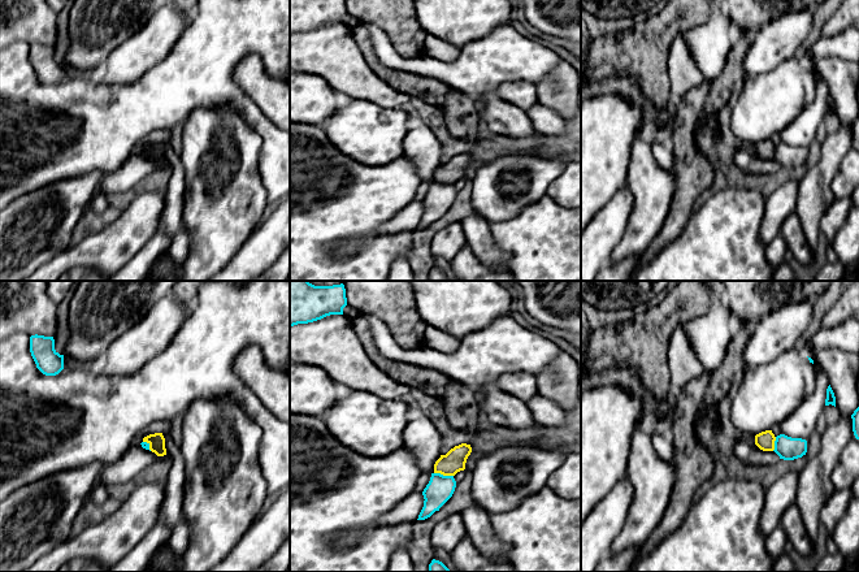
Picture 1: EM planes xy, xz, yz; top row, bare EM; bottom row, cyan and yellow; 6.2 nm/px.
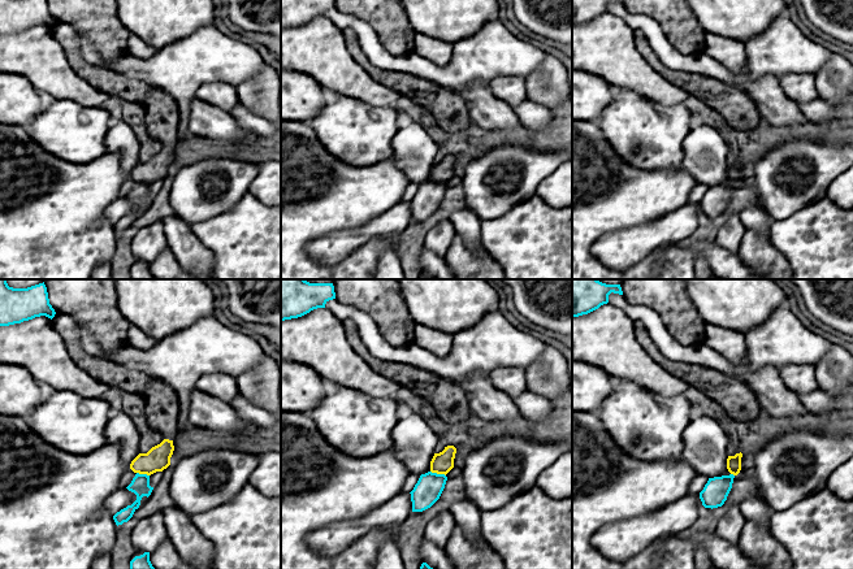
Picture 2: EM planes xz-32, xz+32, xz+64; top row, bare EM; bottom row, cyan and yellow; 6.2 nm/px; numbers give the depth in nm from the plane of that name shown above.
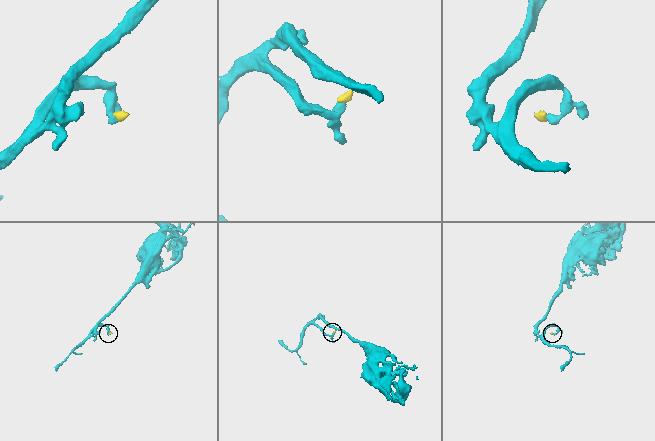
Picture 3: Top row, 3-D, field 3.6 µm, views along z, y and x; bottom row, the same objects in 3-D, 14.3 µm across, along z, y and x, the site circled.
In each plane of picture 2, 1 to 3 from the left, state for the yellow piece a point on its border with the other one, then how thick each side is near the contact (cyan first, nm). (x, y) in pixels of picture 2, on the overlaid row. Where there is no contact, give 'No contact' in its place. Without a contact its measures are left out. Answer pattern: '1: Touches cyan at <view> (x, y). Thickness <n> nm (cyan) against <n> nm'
1: Touches cyan at xz-32 (143, 474). Thickness 120 nm (cyan) against 150 nm
2: Touches cyan at xz+32 (438, 474). Thickness 170 nm (cyan) against 140 nm
3: Touches cyan at xz+64 (732, 474). Thickness 160 nm (cyan) against 100 nm

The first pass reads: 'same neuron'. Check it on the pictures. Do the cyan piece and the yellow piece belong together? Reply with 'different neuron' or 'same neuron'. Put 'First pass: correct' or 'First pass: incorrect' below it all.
different neuron
First pass: incorrect

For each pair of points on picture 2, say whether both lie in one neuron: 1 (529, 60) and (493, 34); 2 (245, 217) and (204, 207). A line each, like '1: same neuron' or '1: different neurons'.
1: same neuron
2: different neurons

